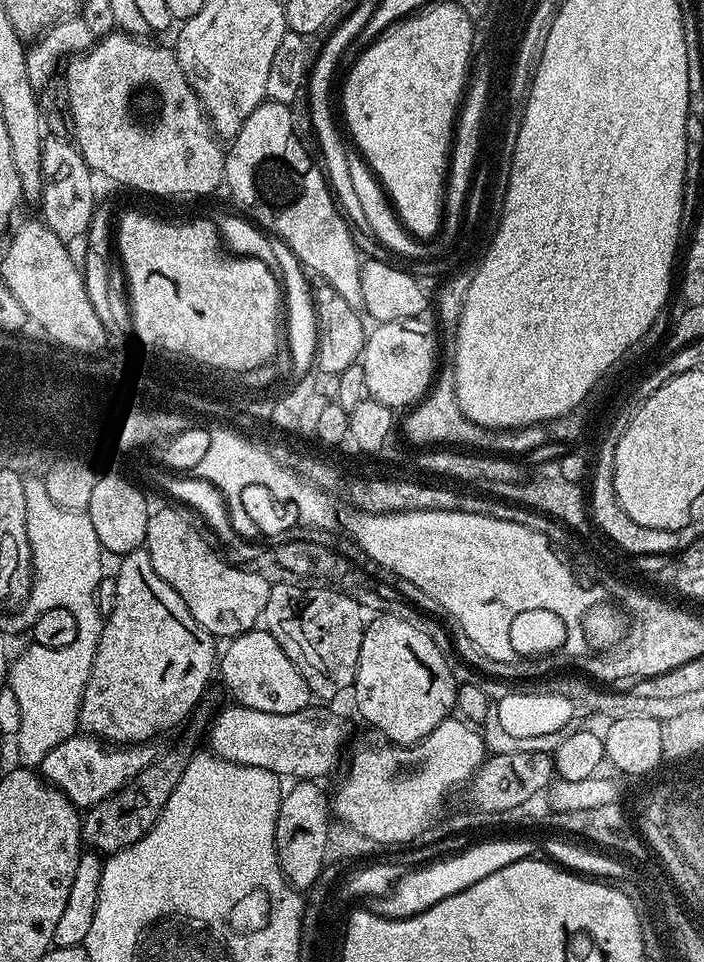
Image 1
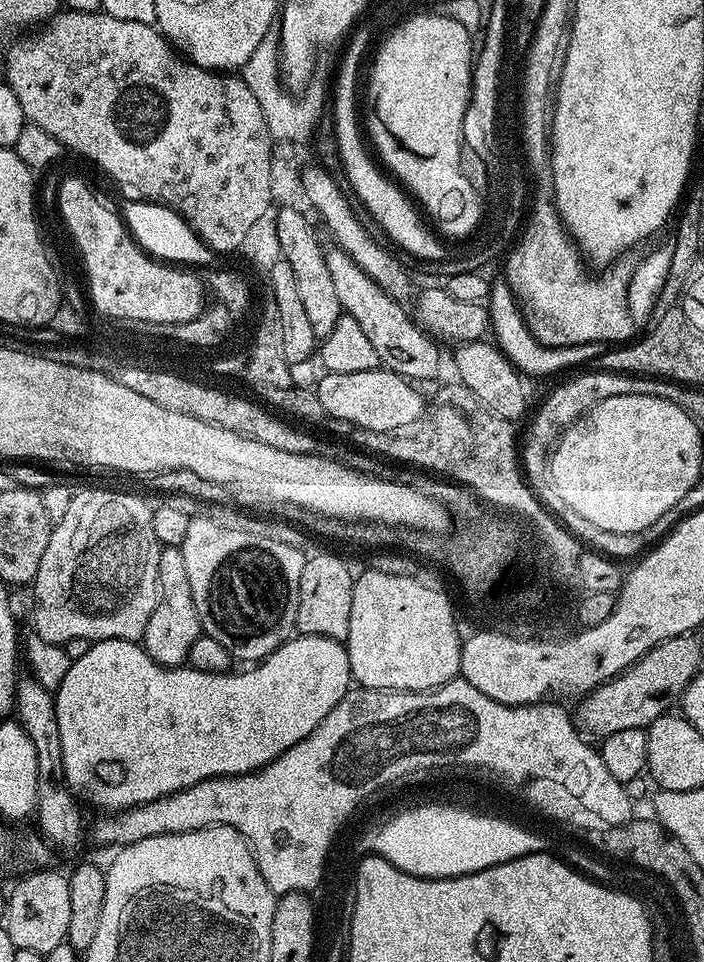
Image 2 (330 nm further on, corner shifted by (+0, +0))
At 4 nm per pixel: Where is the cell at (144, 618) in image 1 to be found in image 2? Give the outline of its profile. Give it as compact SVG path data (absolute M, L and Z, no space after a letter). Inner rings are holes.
M161 547L158 558L158 582L160 597L157 599L154 614L150 614L150 622L146 622L142 647L150 654L150 658L154 658L154 662L167 668L178 668L187 661L190 646L194 646L194 642L202 635L198 610L190 594L190 578L186 578L186 562L182 562L180 547Z

